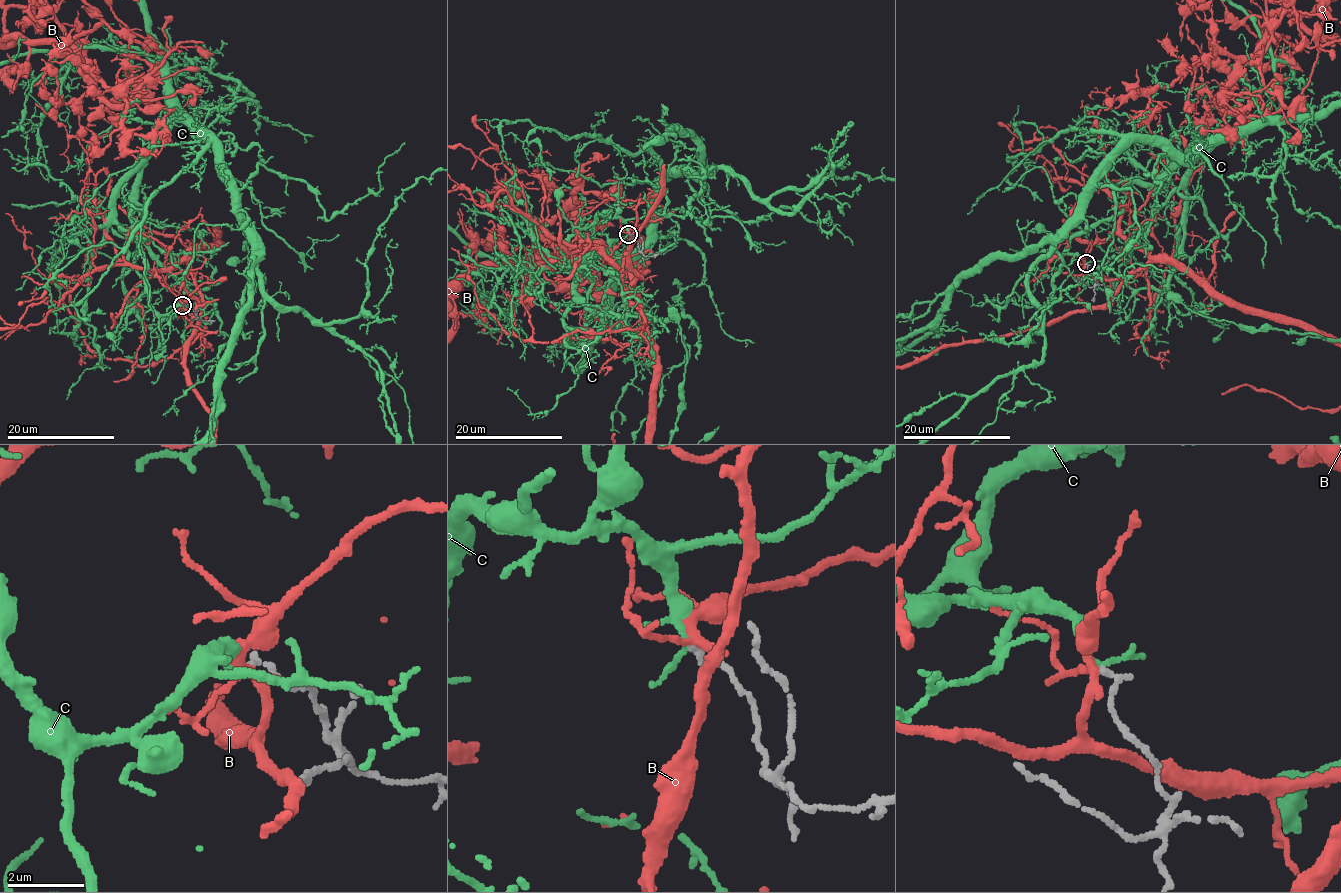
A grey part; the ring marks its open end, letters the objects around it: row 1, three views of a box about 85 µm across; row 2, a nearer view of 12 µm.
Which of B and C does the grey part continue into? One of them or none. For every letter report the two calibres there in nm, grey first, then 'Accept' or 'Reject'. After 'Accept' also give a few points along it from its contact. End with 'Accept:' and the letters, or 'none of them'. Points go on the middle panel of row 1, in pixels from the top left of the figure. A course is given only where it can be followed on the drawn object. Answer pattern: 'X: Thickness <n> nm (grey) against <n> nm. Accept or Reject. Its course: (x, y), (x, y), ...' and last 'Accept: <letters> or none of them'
B: Thickness 170 nm (grey) against 220 nm. Reject
C: Thickness 170 nm (grey) against 120 nm. Accept
Accept: C

